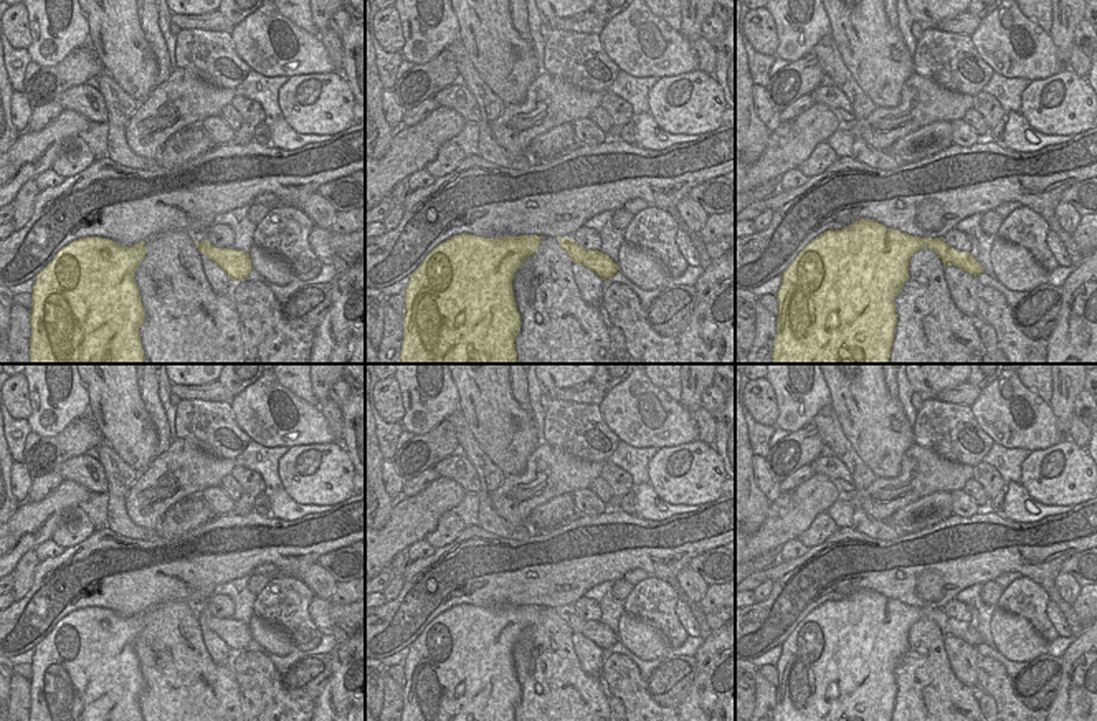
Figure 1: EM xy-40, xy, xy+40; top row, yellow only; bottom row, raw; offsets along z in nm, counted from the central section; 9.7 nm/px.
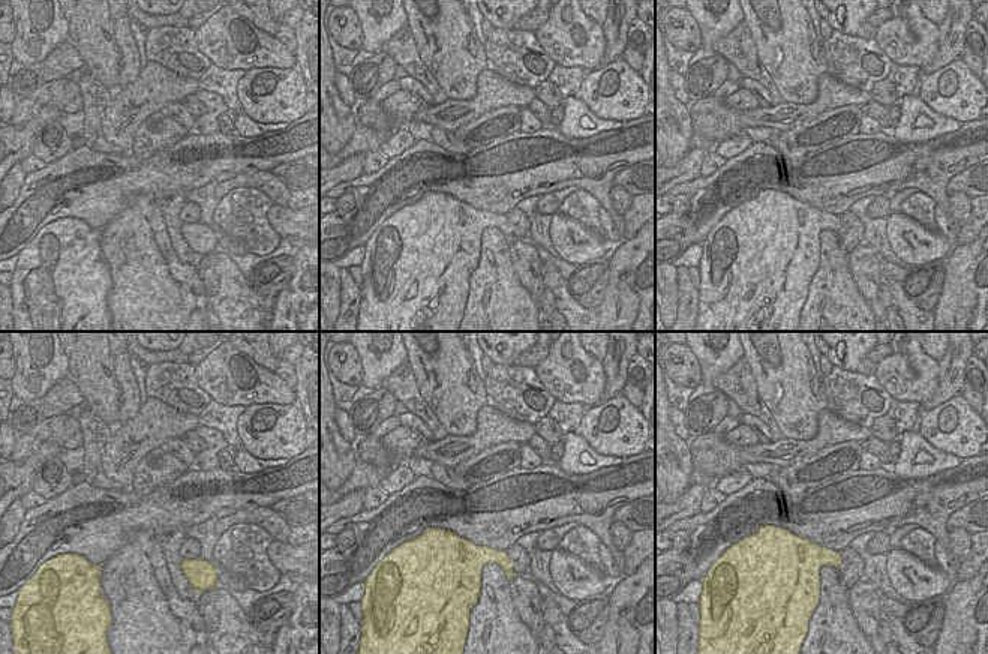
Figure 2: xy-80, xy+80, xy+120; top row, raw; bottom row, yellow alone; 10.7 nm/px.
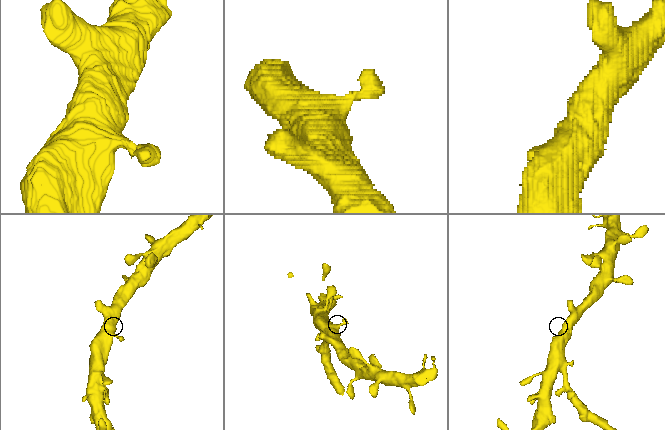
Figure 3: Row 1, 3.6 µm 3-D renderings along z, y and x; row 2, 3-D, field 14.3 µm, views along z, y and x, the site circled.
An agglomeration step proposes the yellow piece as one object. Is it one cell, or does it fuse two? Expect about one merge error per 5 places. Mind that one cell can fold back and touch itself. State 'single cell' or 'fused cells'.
single cell

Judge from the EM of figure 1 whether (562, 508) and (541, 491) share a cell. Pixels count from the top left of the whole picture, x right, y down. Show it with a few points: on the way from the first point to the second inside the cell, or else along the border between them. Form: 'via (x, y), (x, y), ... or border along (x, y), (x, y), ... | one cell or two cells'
border along (570, 491), (541, 503), (526, 523) | two cells

